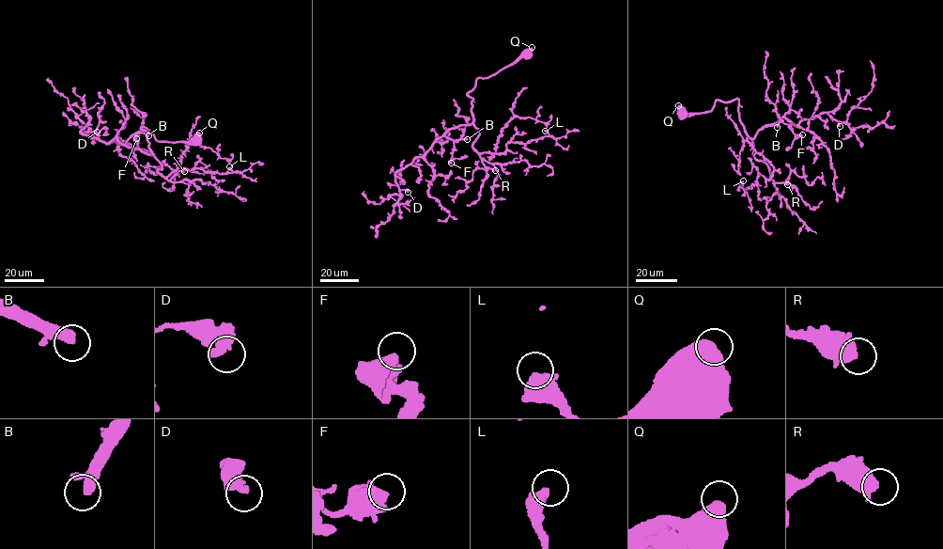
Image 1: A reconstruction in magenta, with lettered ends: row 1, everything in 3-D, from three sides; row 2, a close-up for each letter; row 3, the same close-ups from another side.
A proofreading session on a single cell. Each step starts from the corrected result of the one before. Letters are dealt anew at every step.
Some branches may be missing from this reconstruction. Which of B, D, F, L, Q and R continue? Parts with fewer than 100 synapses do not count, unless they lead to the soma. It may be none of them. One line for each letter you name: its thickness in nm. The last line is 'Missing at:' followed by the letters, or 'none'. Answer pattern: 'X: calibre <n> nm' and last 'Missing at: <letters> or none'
B: calibre 300 nm
Missing at: B

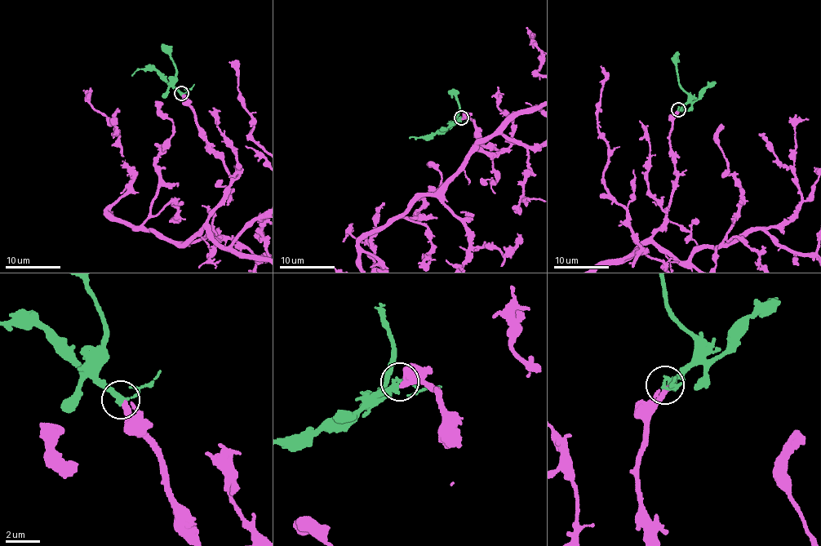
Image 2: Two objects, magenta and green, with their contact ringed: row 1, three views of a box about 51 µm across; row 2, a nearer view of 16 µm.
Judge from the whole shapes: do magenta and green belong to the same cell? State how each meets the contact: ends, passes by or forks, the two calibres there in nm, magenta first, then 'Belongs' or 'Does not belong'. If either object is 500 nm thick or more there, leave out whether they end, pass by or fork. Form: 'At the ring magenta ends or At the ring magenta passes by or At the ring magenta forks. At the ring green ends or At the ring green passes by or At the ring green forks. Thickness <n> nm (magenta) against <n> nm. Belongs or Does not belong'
At the ring magenta passes by. At the ring green passes by. Thickness 240 nm (magenta) against 260 nm. Belongs

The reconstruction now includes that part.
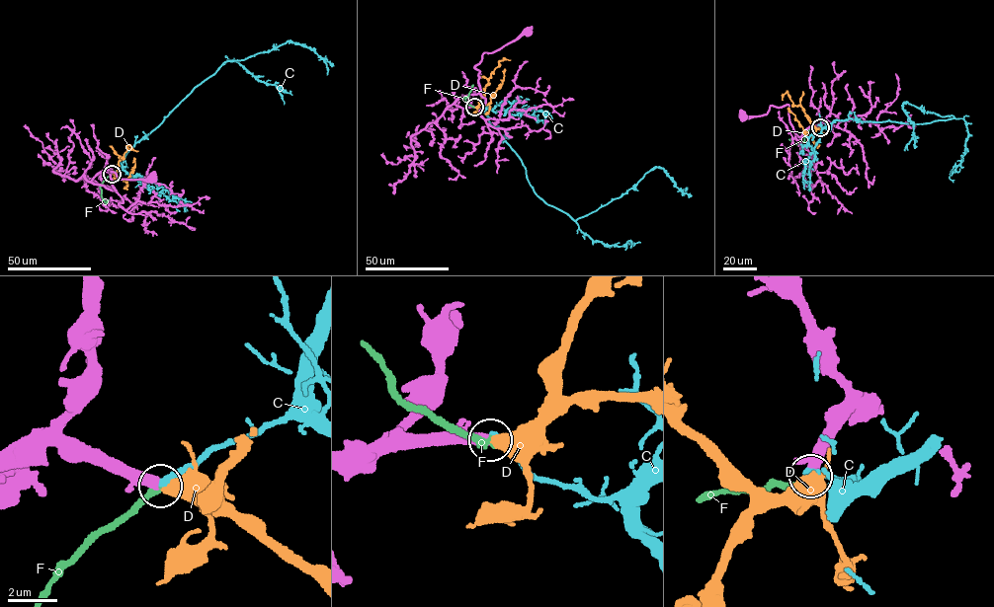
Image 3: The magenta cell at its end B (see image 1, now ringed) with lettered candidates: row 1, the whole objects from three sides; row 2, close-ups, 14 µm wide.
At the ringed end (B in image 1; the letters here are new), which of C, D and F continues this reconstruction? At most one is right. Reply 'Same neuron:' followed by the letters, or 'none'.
Same neuron: D

